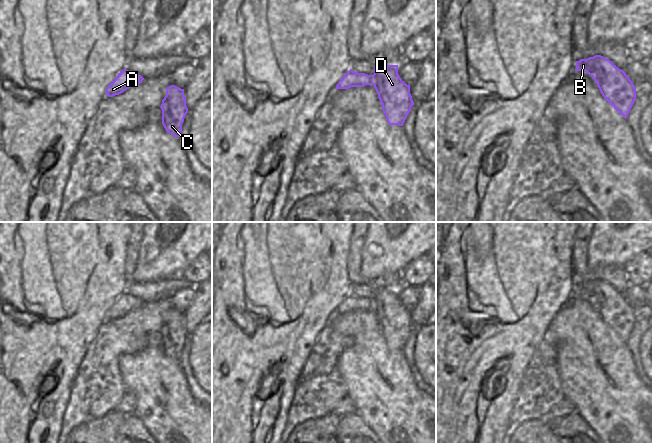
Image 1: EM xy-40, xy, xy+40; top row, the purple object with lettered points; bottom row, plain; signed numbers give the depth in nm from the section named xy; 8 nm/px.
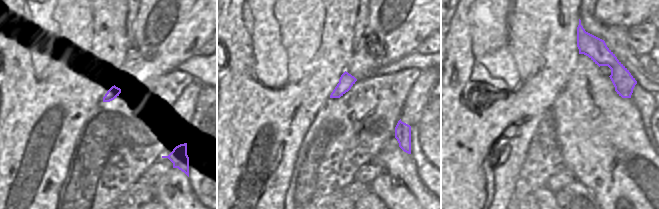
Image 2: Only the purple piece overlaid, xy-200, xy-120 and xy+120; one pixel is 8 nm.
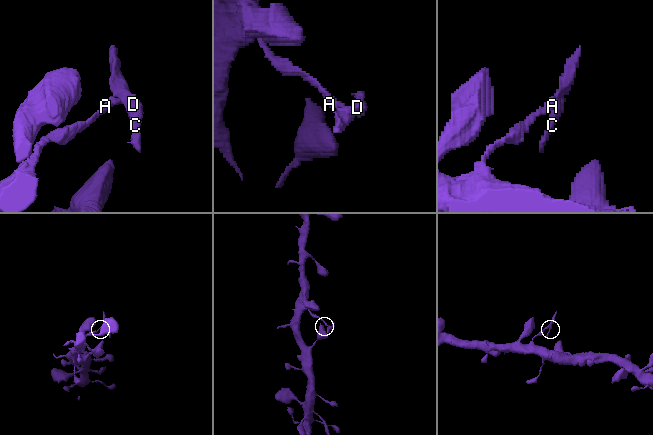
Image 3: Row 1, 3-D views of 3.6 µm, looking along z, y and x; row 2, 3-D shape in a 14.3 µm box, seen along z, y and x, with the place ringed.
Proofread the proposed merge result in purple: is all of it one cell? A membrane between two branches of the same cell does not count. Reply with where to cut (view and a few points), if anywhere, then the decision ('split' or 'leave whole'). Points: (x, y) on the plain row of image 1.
cut xy (371, 299), (372, 308); split

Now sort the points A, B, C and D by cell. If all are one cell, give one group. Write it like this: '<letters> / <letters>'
A / B C D

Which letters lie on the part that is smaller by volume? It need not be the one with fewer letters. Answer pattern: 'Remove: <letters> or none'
Remove: B, C, D

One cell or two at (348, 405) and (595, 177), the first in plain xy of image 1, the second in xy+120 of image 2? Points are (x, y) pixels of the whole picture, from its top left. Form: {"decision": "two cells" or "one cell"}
{"decision": "two cells"}

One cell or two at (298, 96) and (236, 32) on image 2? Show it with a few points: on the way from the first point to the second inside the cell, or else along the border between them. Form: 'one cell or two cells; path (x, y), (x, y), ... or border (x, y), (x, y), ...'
one cell; path (274, 96), (264, 96), (240, 72), (240, 56)

